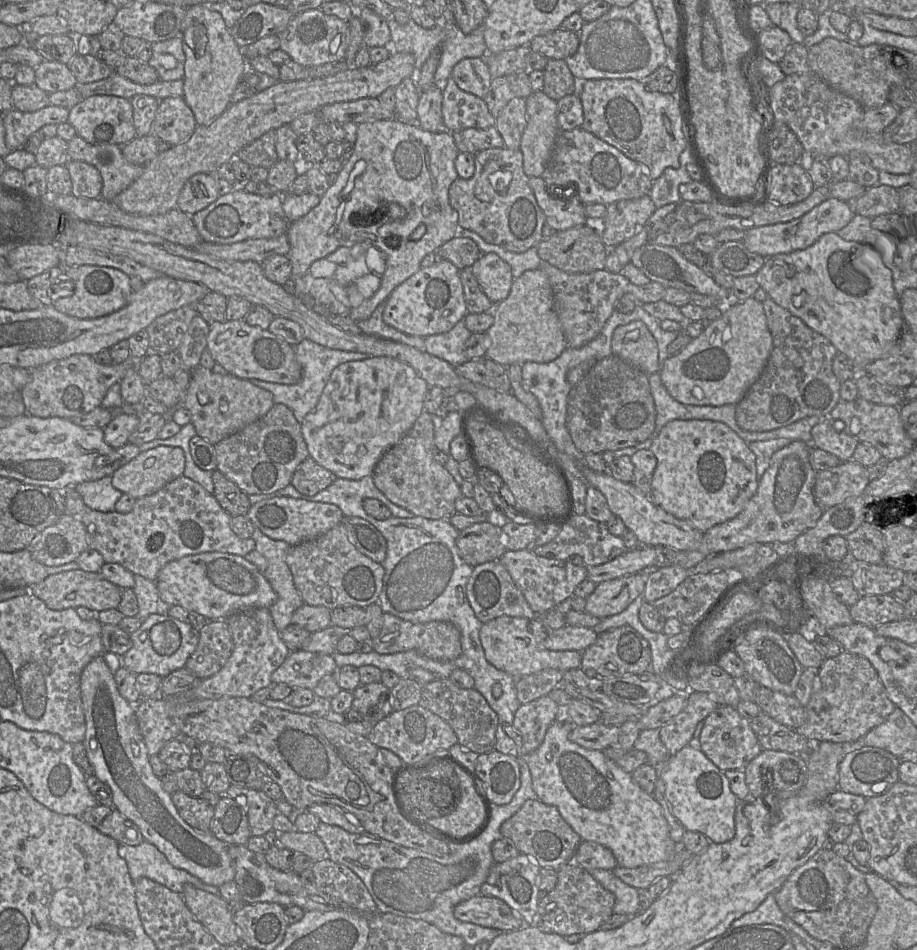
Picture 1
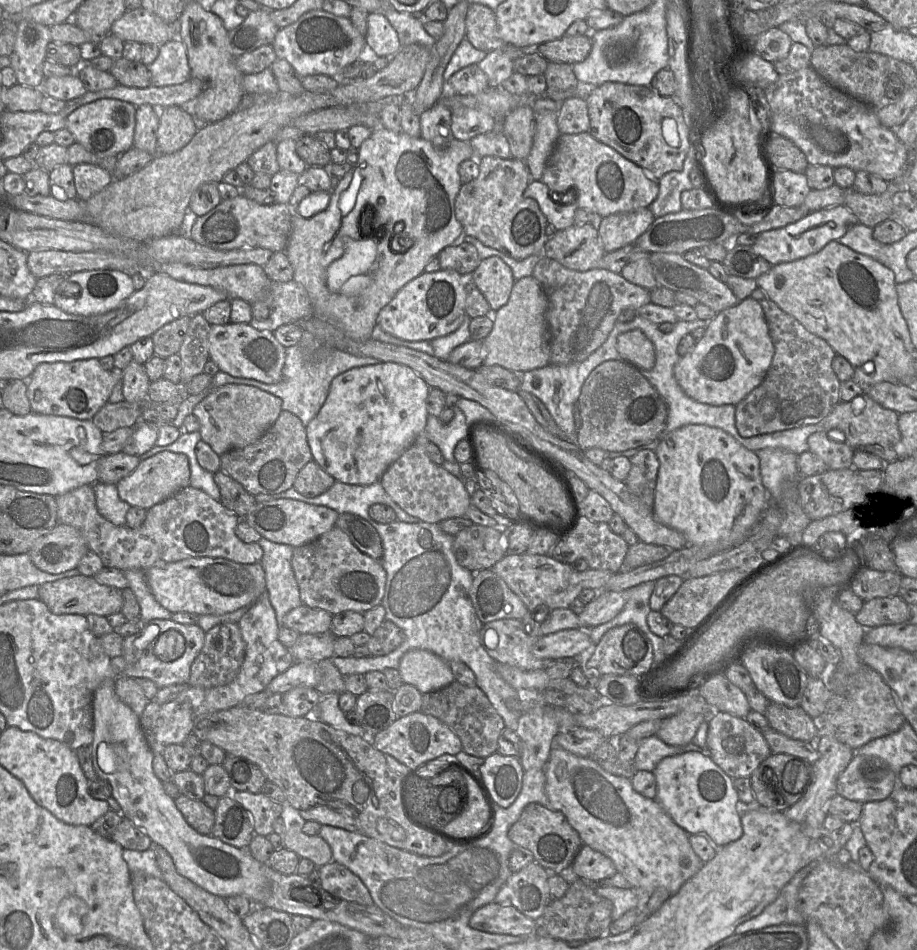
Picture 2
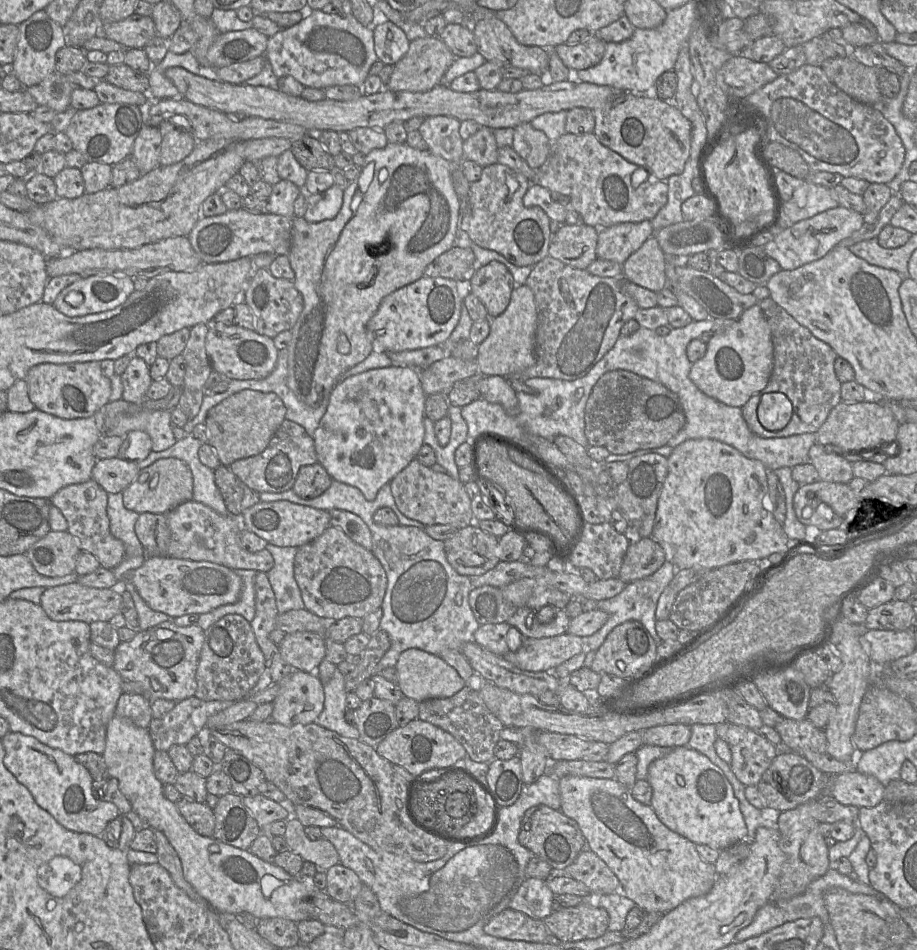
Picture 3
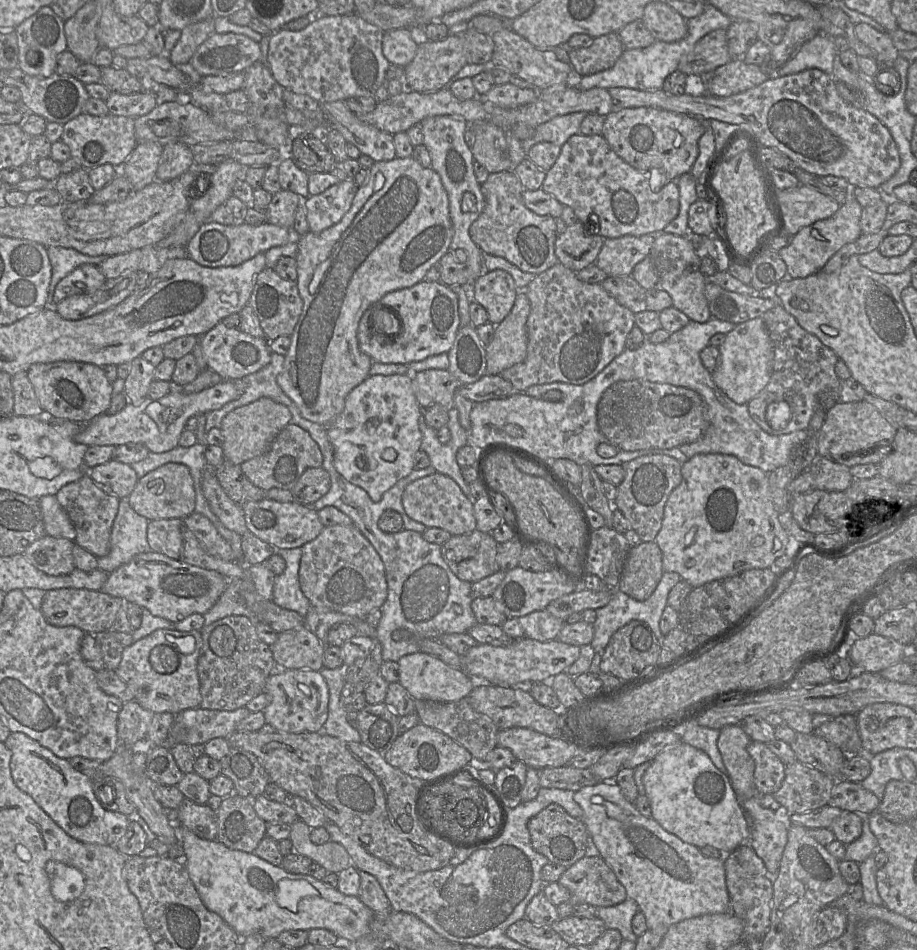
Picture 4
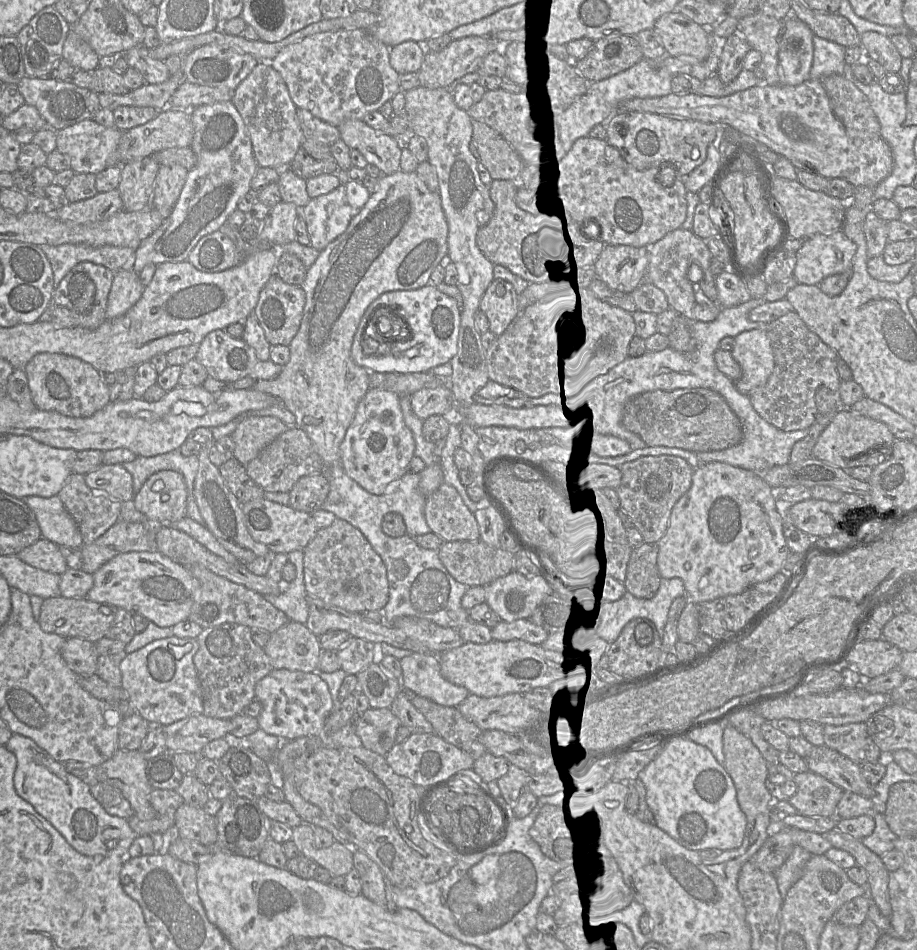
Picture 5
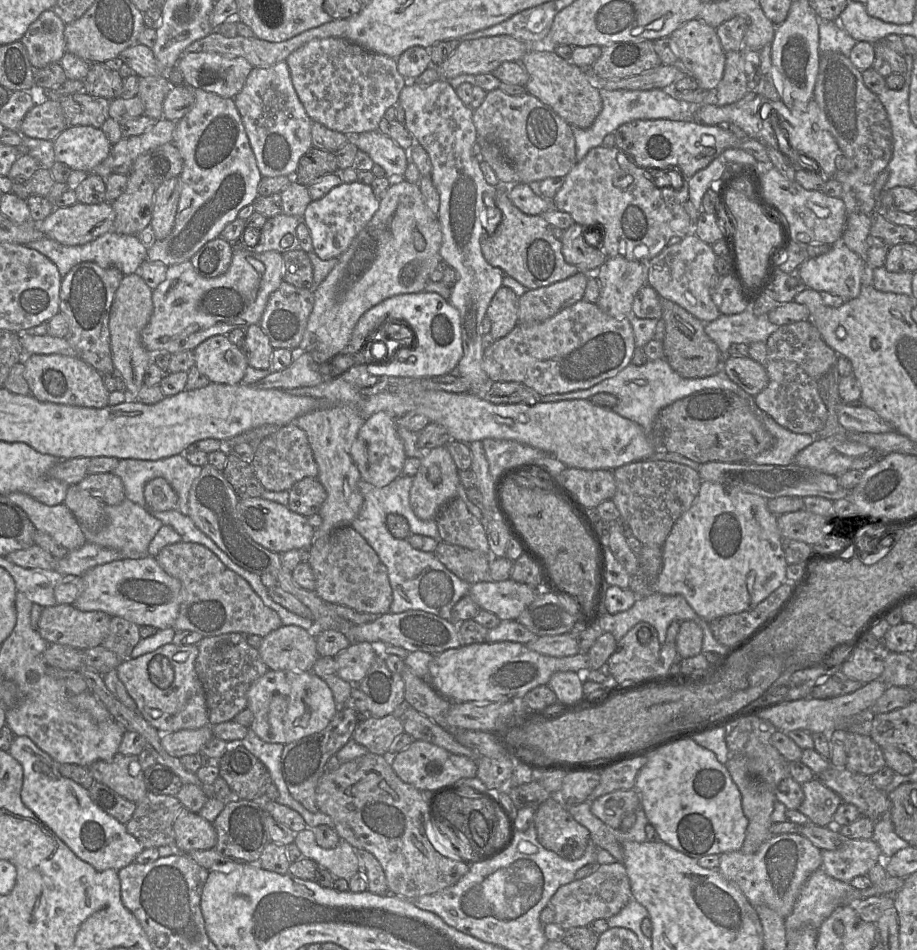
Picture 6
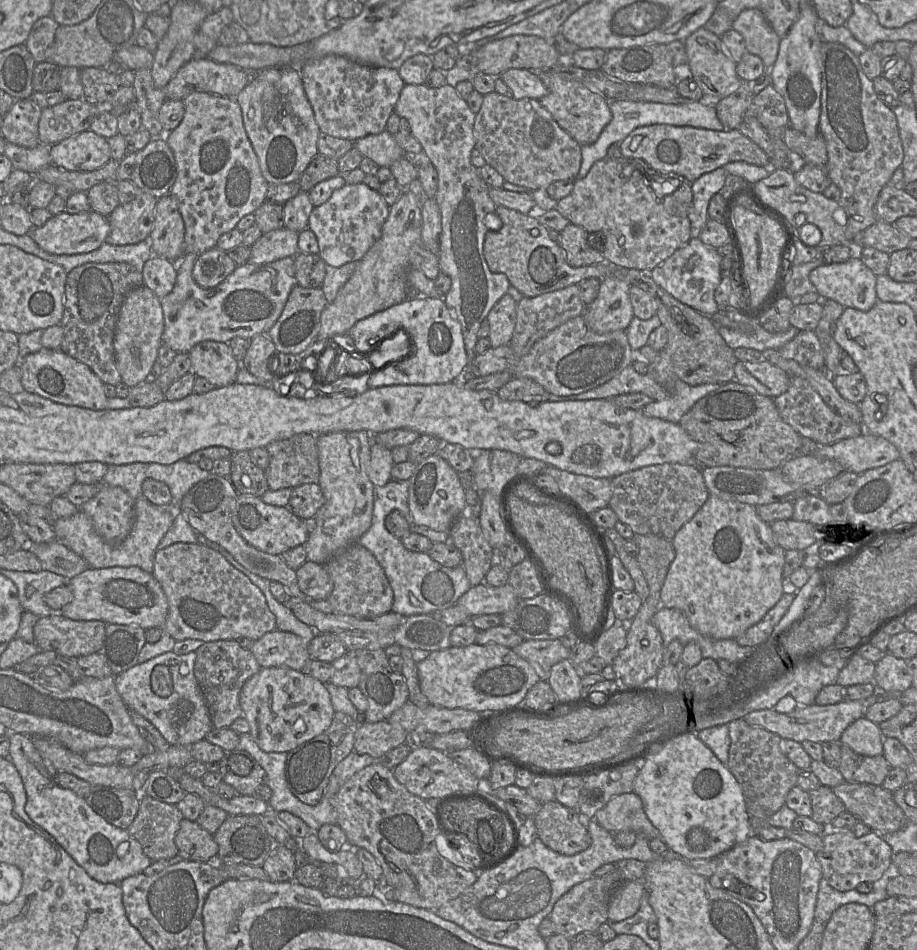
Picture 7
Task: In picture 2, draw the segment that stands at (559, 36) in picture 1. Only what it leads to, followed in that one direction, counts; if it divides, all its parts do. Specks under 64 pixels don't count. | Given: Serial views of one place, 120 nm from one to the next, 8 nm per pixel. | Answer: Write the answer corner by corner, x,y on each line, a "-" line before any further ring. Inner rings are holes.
589,35
567,36
542,43
536,47
548,62
562,62
573,65
584,61
592,48
592,41

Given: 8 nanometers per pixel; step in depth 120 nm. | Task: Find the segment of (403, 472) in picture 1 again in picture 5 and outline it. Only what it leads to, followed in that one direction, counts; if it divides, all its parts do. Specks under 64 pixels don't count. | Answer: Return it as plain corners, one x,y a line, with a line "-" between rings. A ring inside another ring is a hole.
444,482
426,498
424,516
431,532
448,541
477,541
479,526
458,491

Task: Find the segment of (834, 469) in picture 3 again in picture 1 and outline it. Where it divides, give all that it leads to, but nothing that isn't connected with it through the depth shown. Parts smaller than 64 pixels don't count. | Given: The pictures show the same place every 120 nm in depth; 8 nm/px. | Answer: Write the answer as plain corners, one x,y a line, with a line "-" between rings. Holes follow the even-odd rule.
826,418
812,428
813,446
835,455
841,462
851,460
859,444
857,435
849,436
844,430
837,432
833,423
834,420

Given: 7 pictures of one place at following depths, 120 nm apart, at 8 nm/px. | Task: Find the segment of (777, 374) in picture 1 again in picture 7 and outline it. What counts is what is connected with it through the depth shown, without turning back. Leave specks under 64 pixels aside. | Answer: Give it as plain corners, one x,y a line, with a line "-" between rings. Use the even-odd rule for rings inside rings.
811,330
799,331
778,351
784,358
803,366
822,370
825,365
823,349
815,332
-
790,377
788,390
773,400
784,422
793,427
803,438
812,439
820,446
831,445
866,432
863,424
845,419
833,411
808,381
801,377

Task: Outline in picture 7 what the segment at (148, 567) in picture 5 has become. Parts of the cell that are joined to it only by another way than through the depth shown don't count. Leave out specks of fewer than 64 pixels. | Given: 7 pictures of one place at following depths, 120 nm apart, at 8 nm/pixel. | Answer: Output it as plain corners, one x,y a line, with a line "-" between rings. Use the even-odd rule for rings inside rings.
139,567
88,568
67,583
73,599
61,610
72,620
101,620
106,624
140,626
143,629
164,626
168,614
166,595
152,573

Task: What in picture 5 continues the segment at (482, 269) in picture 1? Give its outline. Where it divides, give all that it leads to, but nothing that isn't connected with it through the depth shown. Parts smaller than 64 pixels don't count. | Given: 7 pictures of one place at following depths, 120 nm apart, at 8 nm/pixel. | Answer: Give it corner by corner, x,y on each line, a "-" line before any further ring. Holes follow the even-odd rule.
494,278
480,300
479,309
489,321
489,330
500,336
520,314
519,294
512,284

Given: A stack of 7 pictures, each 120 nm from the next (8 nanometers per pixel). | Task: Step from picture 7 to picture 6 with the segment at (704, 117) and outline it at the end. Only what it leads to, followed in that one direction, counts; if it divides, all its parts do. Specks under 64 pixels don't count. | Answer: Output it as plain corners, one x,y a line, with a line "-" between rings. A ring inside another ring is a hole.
599,89
603,108
593,125
587,129
572,128
575,138
576,161
581,161
592,148
599,147
608,134
614,133
621,125
635,120
669,119
672,121
693,121
700,105
677,100
670,90
605,90

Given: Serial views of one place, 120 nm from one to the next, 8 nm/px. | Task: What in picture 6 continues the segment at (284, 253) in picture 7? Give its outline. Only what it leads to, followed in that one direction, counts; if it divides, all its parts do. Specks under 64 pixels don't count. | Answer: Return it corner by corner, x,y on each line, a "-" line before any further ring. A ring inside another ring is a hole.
284,213
268,218
261,229
260,239
254,247
254,251
257,253
278,251
283,254
287,251
300,248
296,229
301,220
302,218
300,217
-
285,234
290,234
293,237
292,245
287,248
281,245
281,239

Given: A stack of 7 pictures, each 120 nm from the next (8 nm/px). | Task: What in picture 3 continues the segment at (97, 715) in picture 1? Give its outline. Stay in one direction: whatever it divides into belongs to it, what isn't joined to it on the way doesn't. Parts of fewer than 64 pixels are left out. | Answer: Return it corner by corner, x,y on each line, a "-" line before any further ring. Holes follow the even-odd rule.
114,716
108,723
106,746
101,754
107,776
115,777
121,793
129,800
132,810
149,827
163,832
177,852
185,879
208,905
217,912
239,914
248,912
257,920
283,918
298,923
311,919
302,910
302,902
310,900
317,891
313,877
290,875
274,863
268,863
243,850
225,844
213,836
197,833
180,814
174,802
163,794
163,784
153,770
153,746
149,731
135,725
130,719

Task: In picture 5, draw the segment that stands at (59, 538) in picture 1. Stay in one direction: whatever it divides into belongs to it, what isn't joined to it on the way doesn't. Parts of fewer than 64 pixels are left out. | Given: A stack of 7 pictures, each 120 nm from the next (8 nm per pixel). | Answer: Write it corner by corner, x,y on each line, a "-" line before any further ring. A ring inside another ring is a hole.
45,538
26,547
16,556
32,567
53,574
62,575
68,569
60,547

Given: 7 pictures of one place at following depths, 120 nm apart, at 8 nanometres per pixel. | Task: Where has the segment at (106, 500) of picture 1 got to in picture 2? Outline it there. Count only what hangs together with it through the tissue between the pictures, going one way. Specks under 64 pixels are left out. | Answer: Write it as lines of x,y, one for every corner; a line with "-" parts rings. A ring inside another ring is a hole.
93,484
98,512
114,525
126,525
126,515
131,506
119,497
115,484

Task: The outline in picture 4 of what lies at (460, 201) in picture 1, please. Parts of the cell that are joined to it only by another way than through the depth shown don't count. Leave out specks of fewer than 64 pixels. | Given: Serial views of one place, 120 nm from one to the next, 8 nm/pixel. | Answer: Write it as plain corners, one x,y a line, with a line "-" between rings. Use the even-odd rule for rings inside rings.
514,171
489,173
487,180
481,184
481,192
484,196
484,208
471,224
469,234
483,253
502,257
520,270
533,275
540,274
559,262
554,250
558,236
555,219
550,215
538,215
524,205
522,200
524,187

